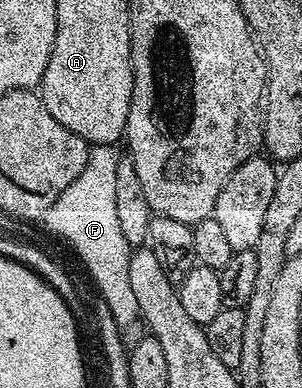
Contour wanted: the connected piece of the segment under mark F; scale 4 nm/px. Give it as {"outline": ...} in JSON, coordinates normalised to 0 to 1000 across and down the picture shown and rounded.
{"outline":[[[301,376],[281,433],[156,539],[169,585],[222,606],[258,637],[272,693],[301,704],[318,750],[331,742],[421,742],[427,735],[427,670],[440,639],[414,608],[401,608],[401,585],[387,577],[377,492],[391,410],[381,392],[364,376]]]}

